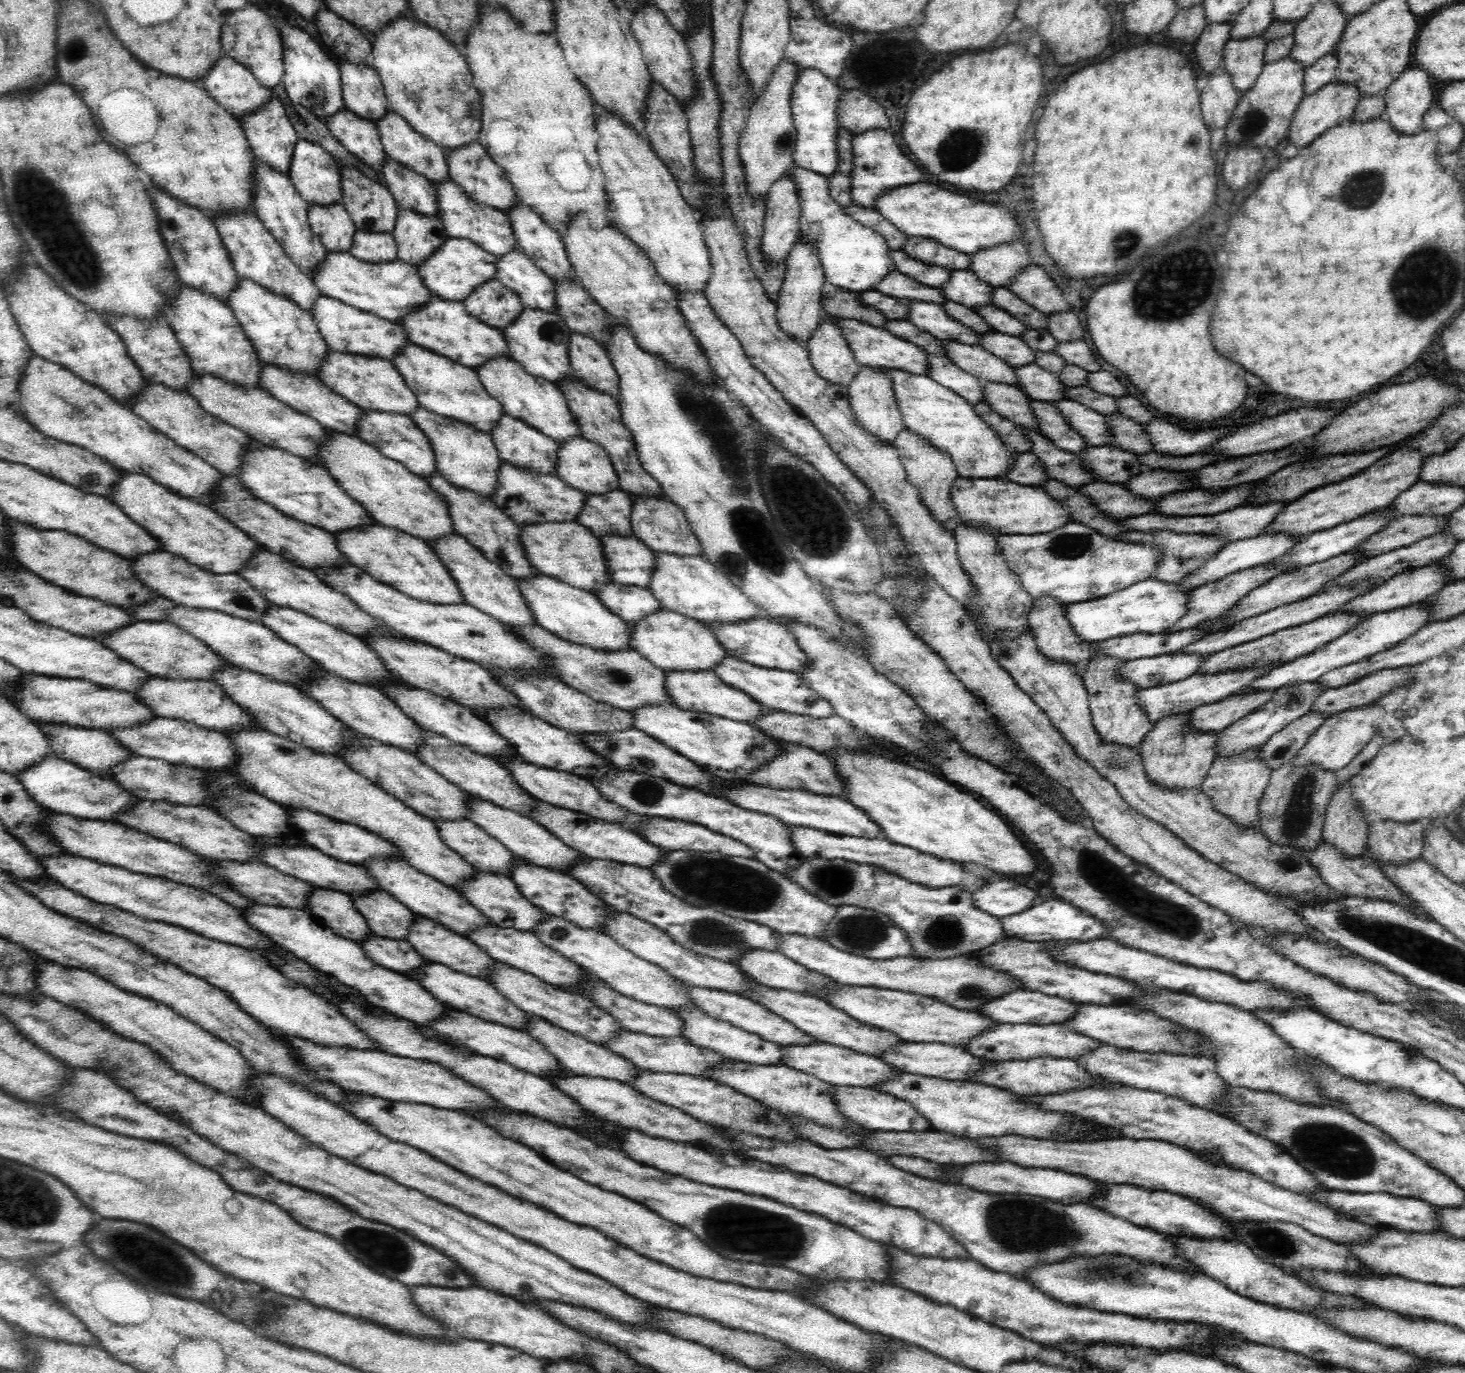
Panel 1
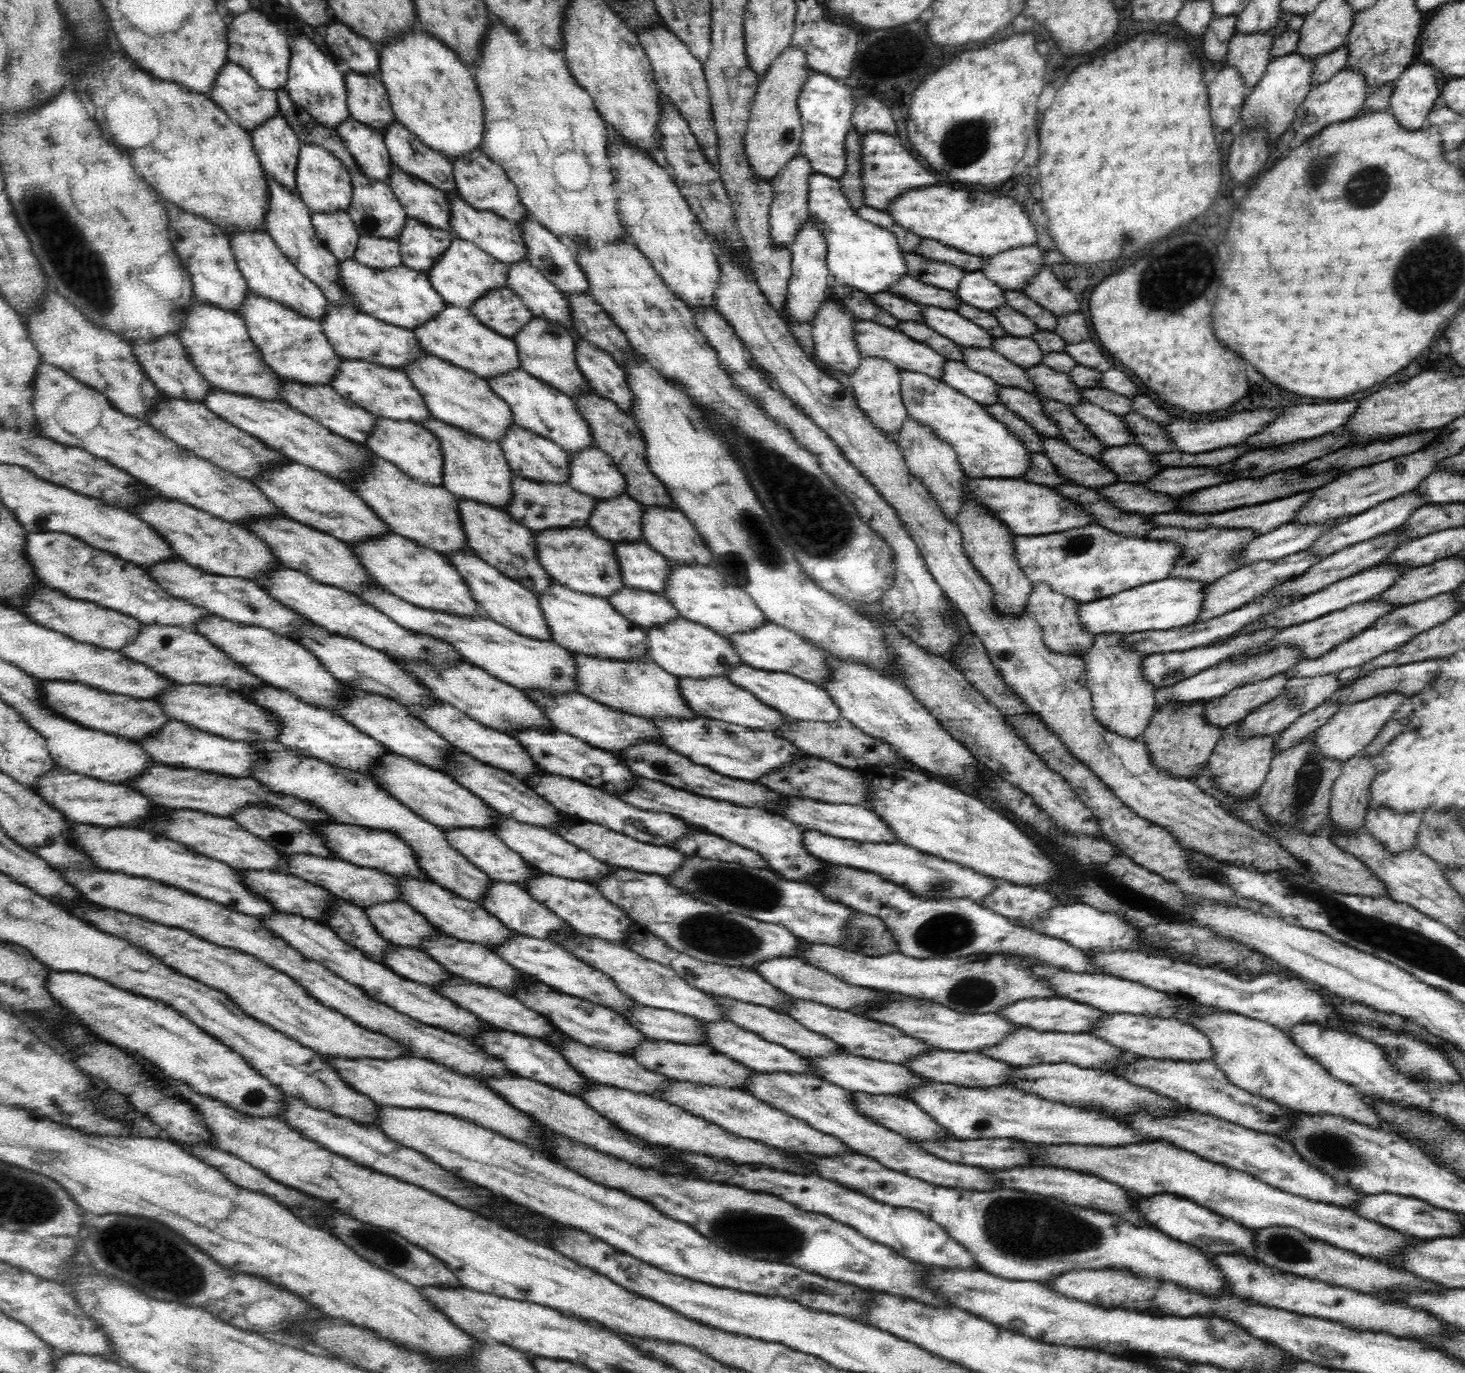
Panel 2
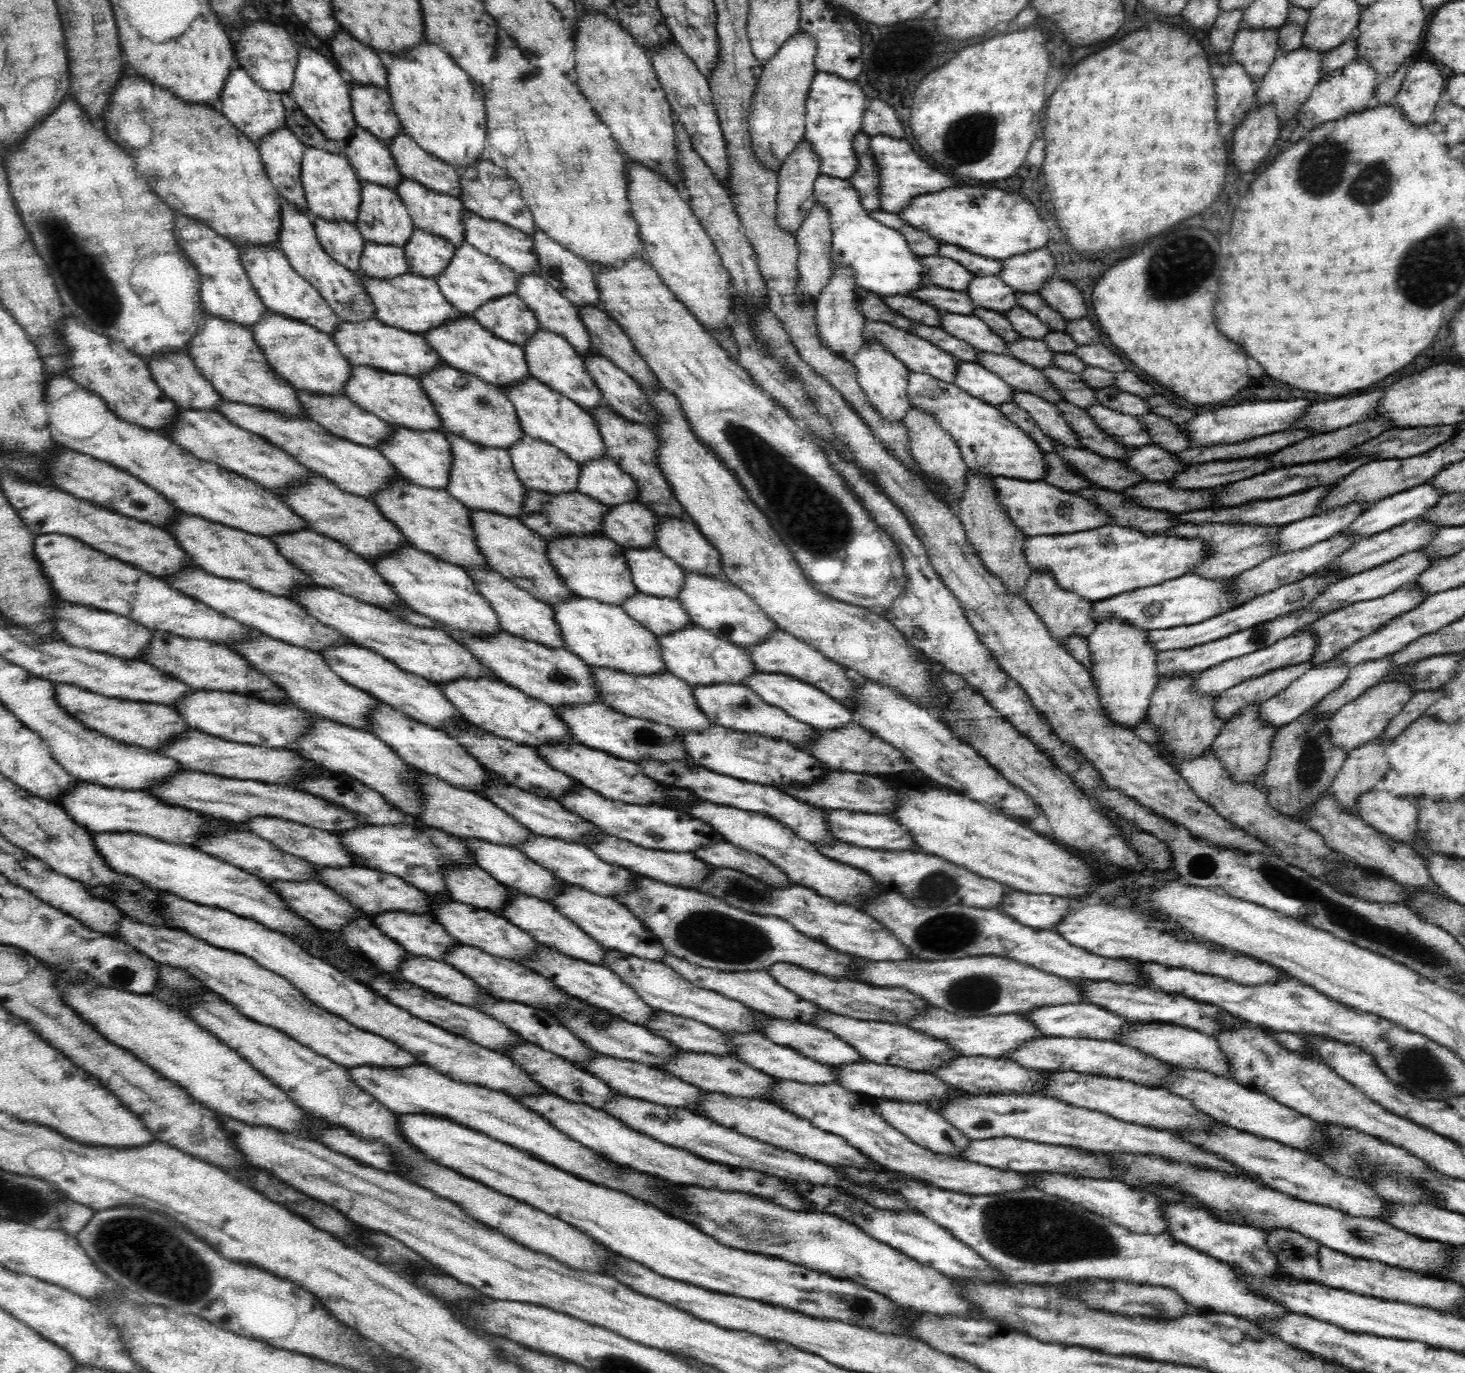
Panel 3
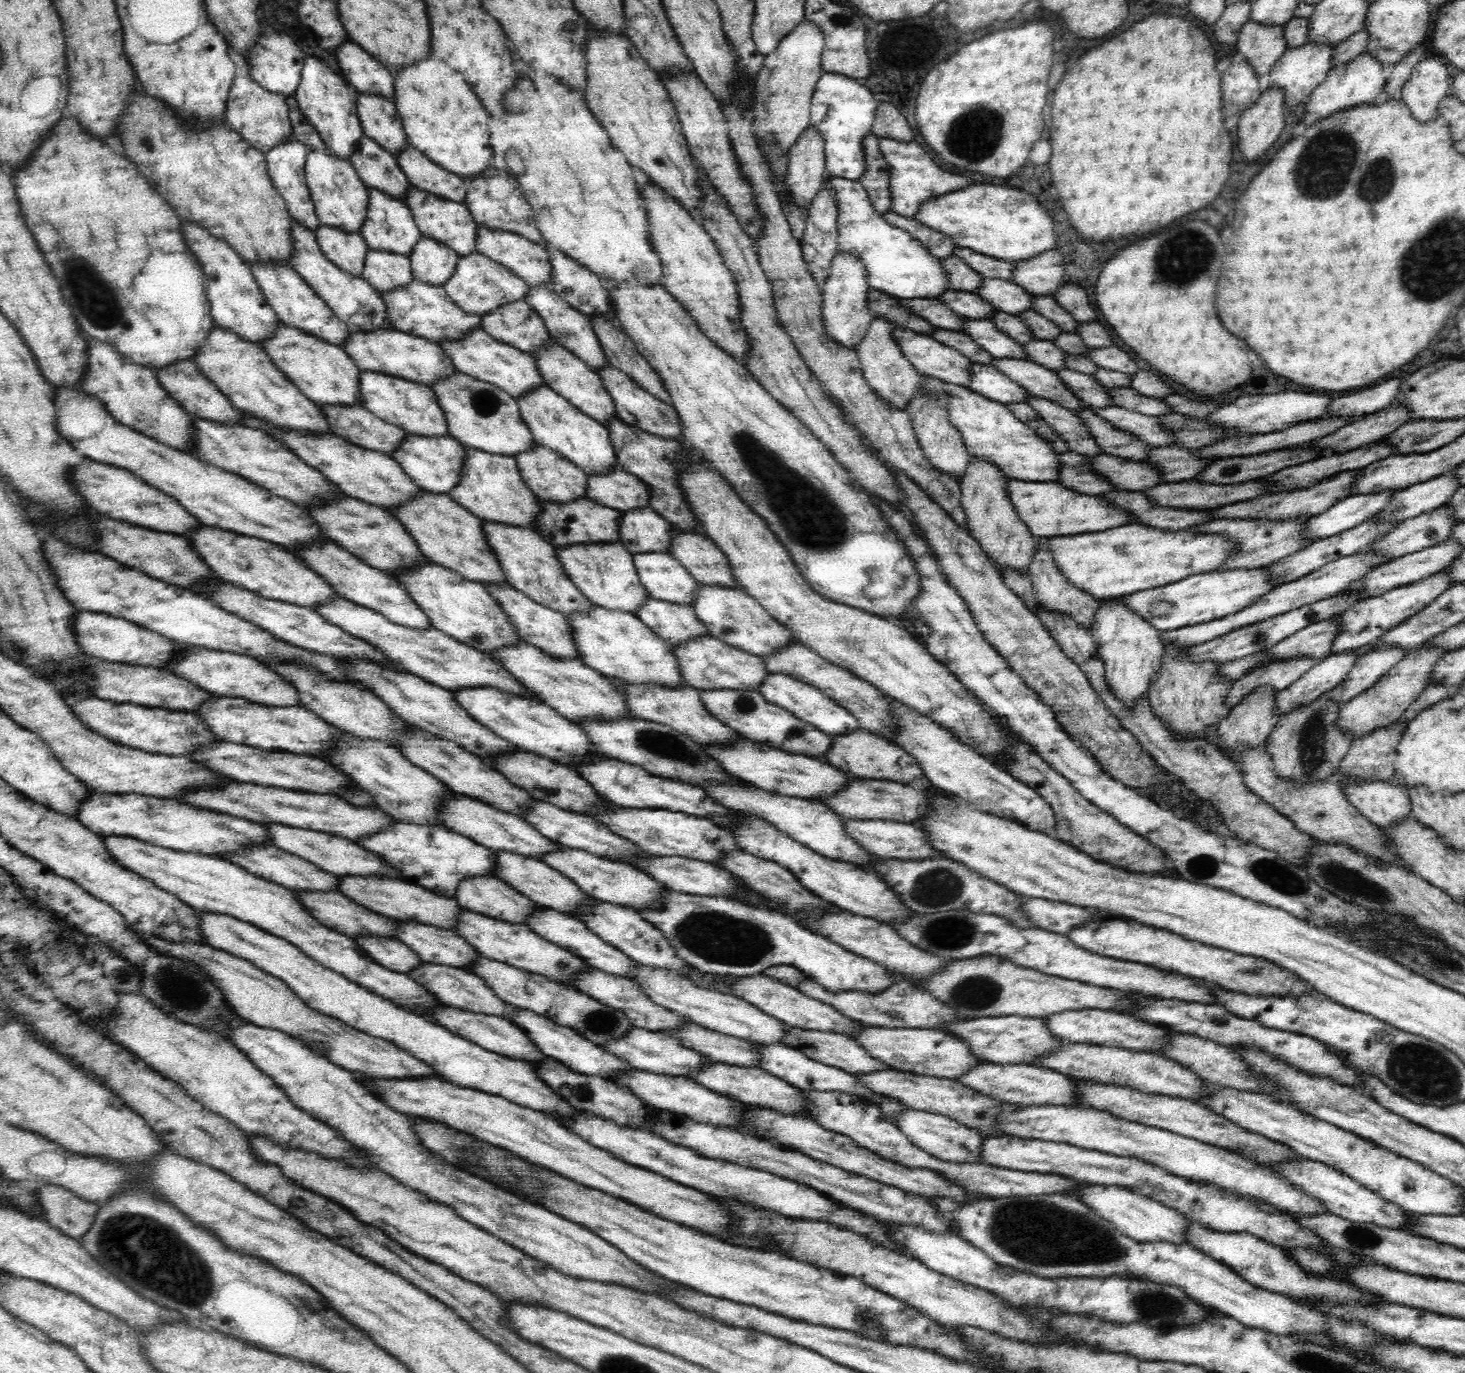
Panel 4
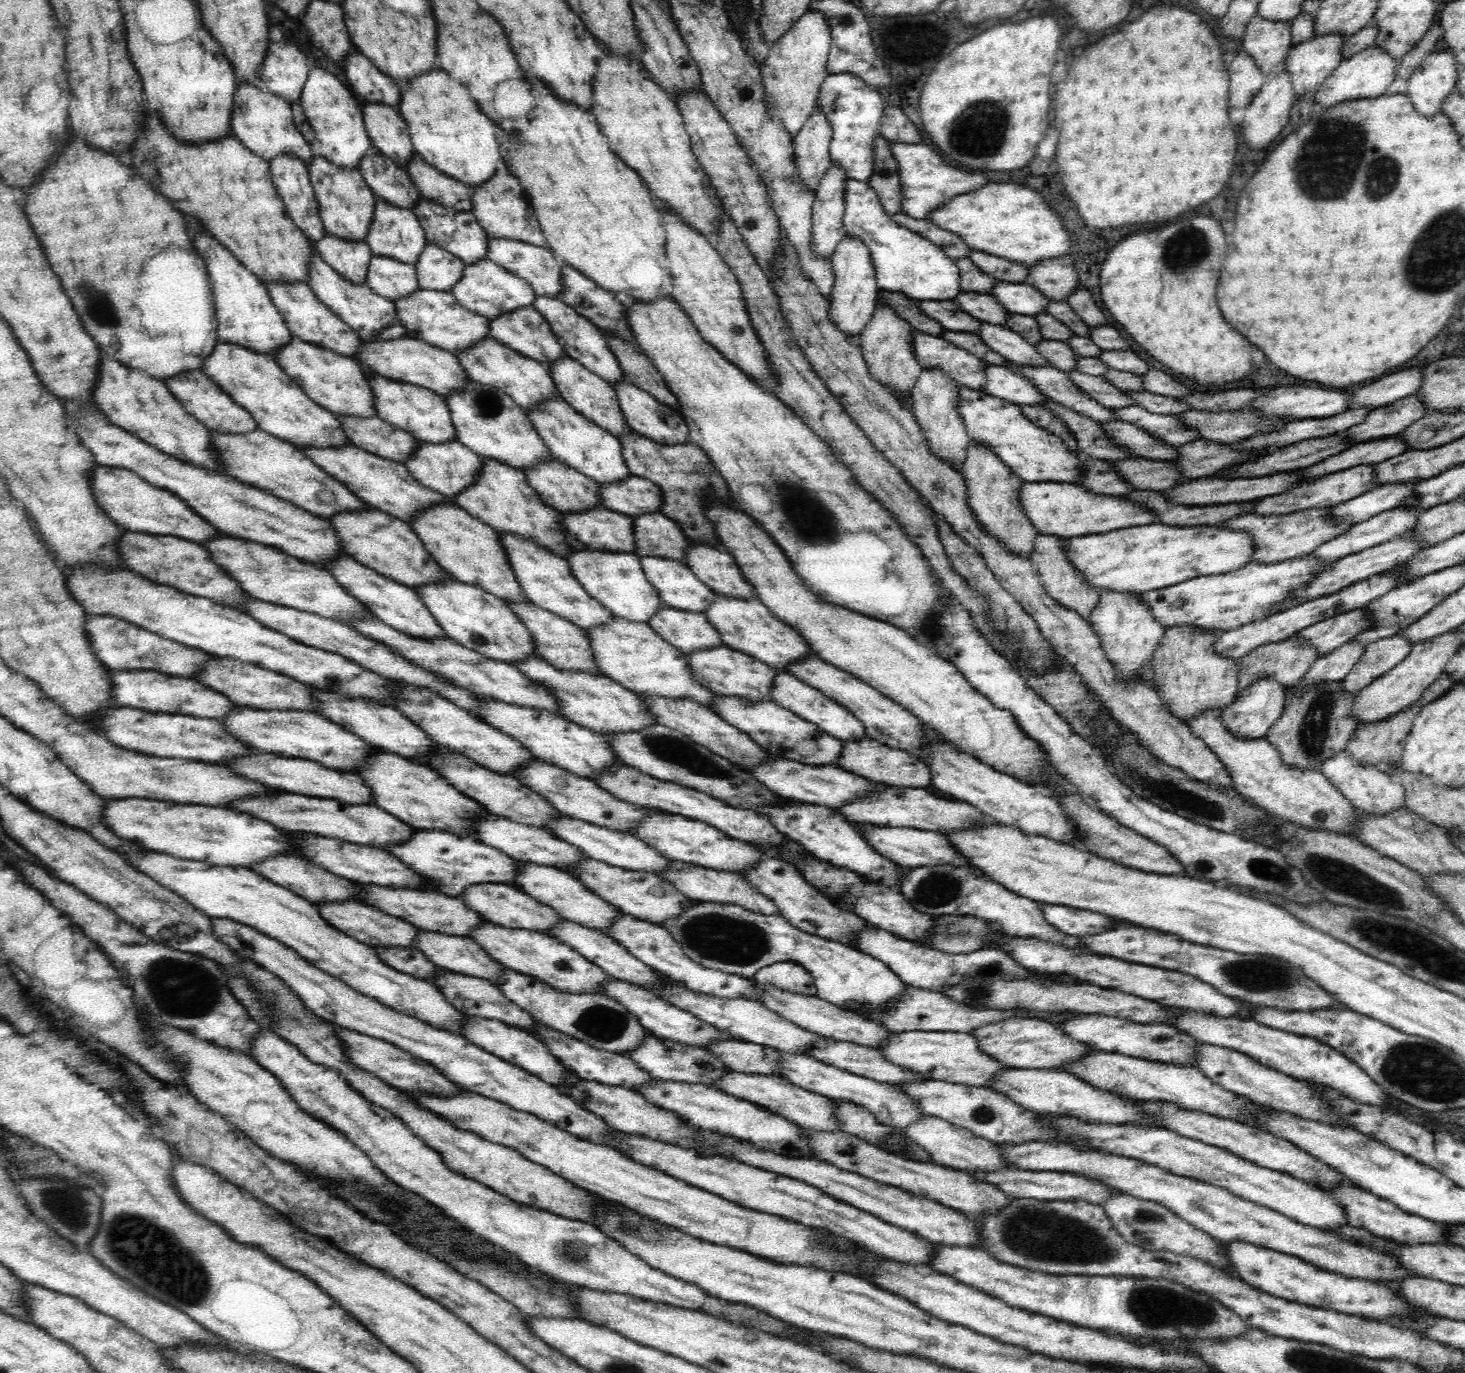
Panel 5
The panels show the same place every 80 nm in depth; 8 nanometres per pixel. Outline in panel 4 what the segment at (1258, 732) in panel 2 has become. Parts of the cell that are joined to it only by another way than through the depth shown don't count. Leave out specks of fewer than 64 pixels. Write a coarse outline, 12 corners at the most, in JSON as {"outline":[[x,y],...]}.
{"outline":[[1357,648],[1336,652],[1275,698],[1279,714],[1332,691],[1346,678]]}

